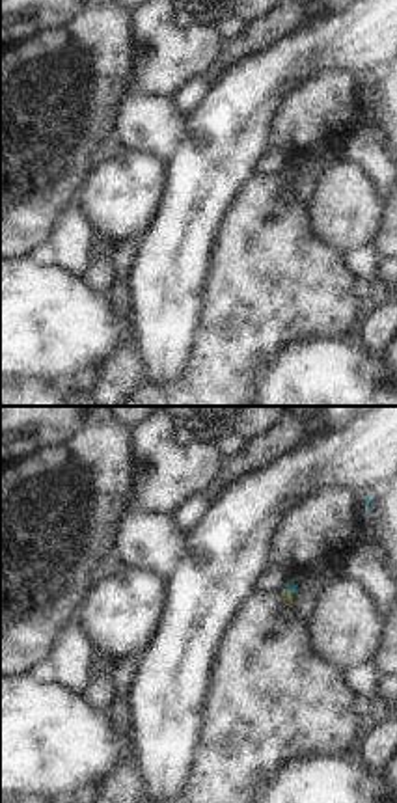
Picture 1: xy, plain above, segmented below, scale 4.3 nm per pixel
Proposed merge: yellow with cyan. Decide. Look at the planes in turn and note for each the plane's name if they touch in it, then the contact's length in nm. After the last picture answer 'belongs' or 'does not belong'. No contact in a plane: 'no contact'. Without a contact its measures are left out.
meets yellow in xy; contact 60 nm long

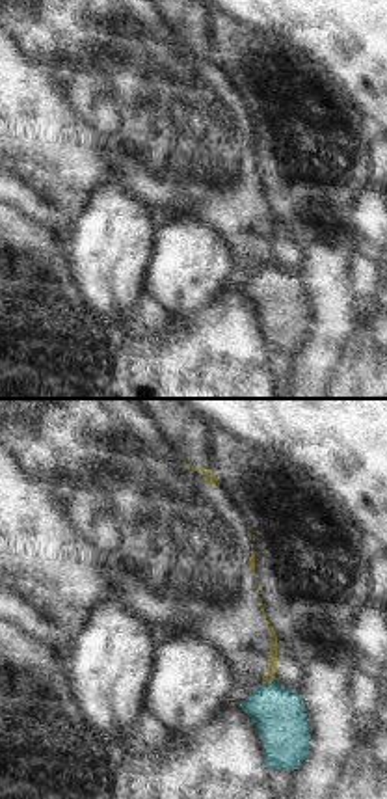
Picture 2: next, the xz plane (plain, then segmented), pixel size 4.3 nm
meets yellow in xz; contact 40 nm long

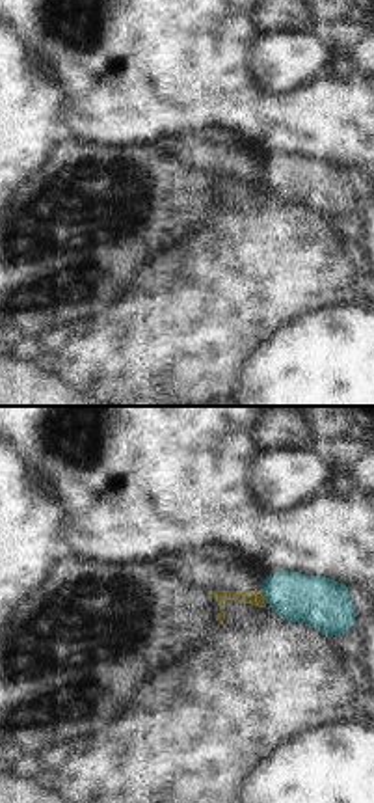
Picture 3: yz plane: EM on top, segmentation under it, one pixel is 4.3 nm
meets yellow in yz; contact 50 nm long

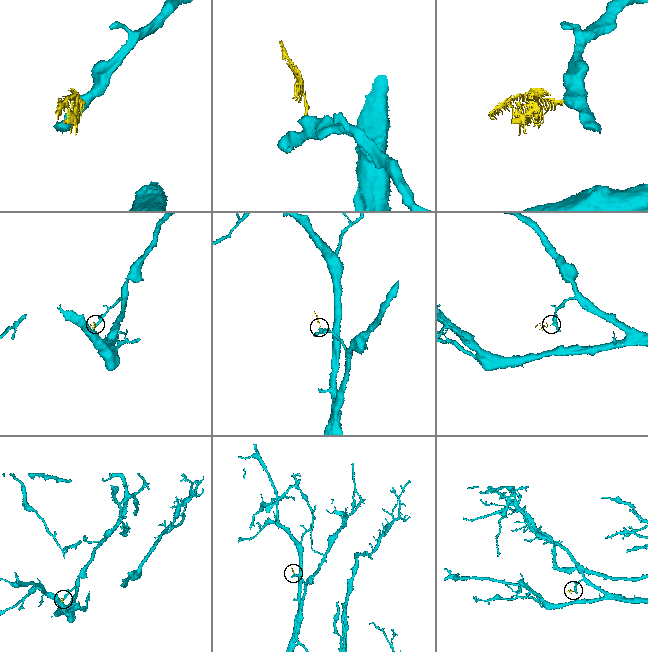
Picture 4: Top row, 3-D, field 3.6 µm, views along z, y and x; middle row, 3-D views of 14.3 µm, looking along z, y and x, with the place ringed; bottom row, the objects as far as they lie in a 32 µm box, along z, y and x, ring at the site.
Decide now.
does not belong

